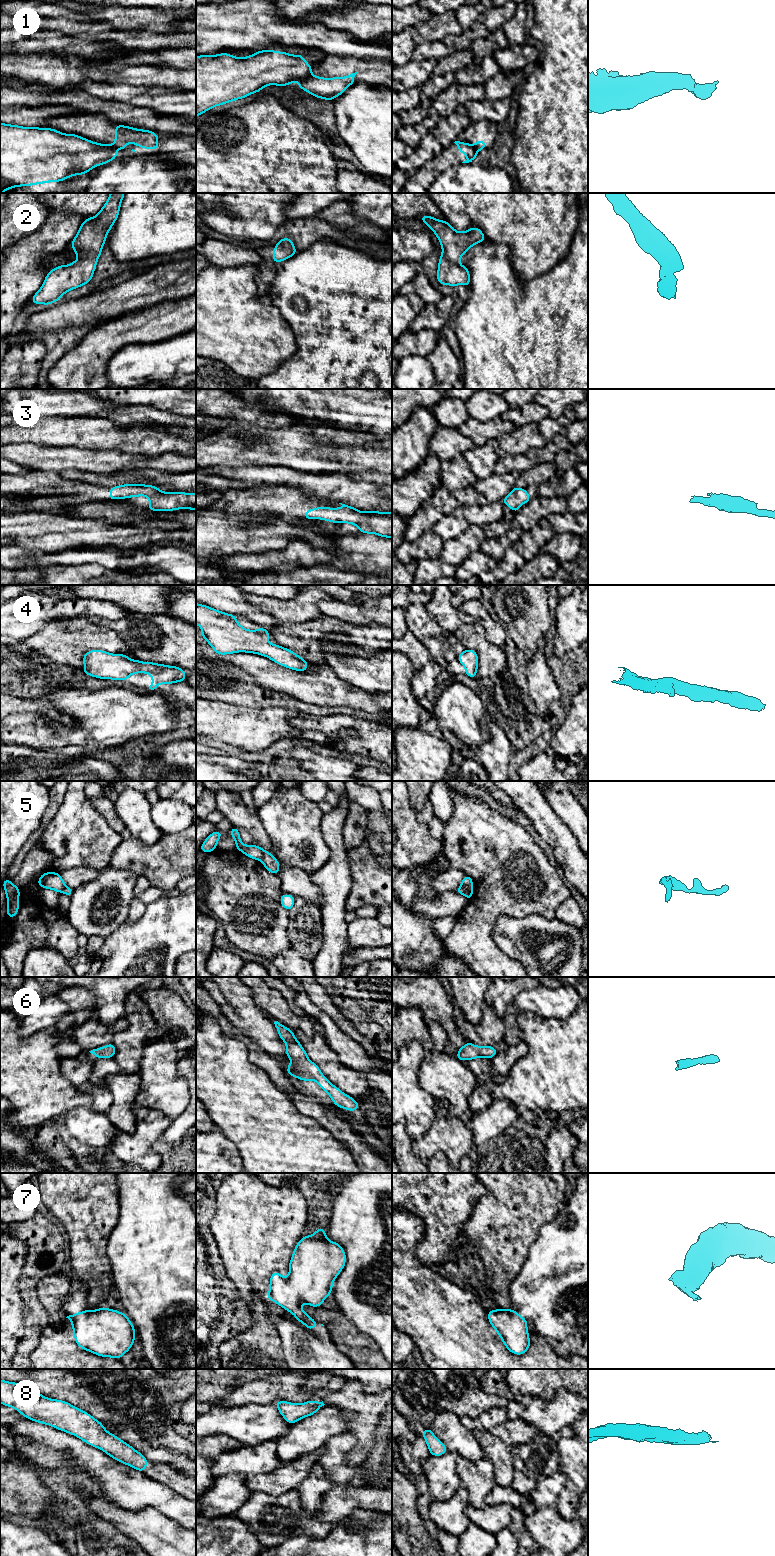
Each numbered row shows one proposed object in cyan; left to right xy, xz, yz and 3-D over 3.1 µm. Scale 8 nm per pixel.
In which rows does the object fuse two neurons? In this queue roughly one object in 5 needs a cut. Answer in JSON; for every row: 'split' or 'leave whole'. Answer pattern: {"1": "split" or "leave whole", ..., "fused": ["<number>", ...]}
{"1": "split", "2": "leave whole", "3": "leave whole", "4": "leave whole", "5": "leave whole", "6": "leave whole", "7": "leave whole", "8": "leave whole", "fused": ["1"]}

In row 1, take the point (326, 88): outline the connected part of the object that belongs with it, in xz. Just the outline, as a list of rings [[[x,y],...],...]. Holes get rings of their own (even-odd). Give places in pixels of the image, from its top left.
[[[357,73],[334,78],[322,78],[311,75],[299,81],[298,87],[314,97],[332,101],[334,98],[340,96],[348,86],[355,83],[354,77]]]

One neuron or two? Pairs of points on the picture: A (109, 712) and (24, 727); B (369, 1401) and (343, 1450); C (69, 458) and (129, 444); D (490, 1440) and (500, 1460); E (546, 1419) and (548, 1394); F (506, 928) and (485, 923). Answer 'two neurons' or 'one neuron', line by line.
A: one neuron
B: two neurons
C: two neurons
D: one neuron
E: two neurons
F: two neurons

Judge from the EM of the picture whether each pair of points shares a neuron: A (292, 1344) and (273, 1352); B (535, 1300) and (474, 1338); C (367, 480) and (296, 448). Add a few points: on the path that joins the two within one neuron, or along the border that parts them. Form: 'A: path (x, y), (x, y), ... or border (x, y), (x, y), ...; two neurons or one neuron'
A: border (275, 1325), (285, 1358); two neurons
B: border (481, 1306), (505, 1347); two neurons
C: border (374, 470), (327, 473); two neurons

